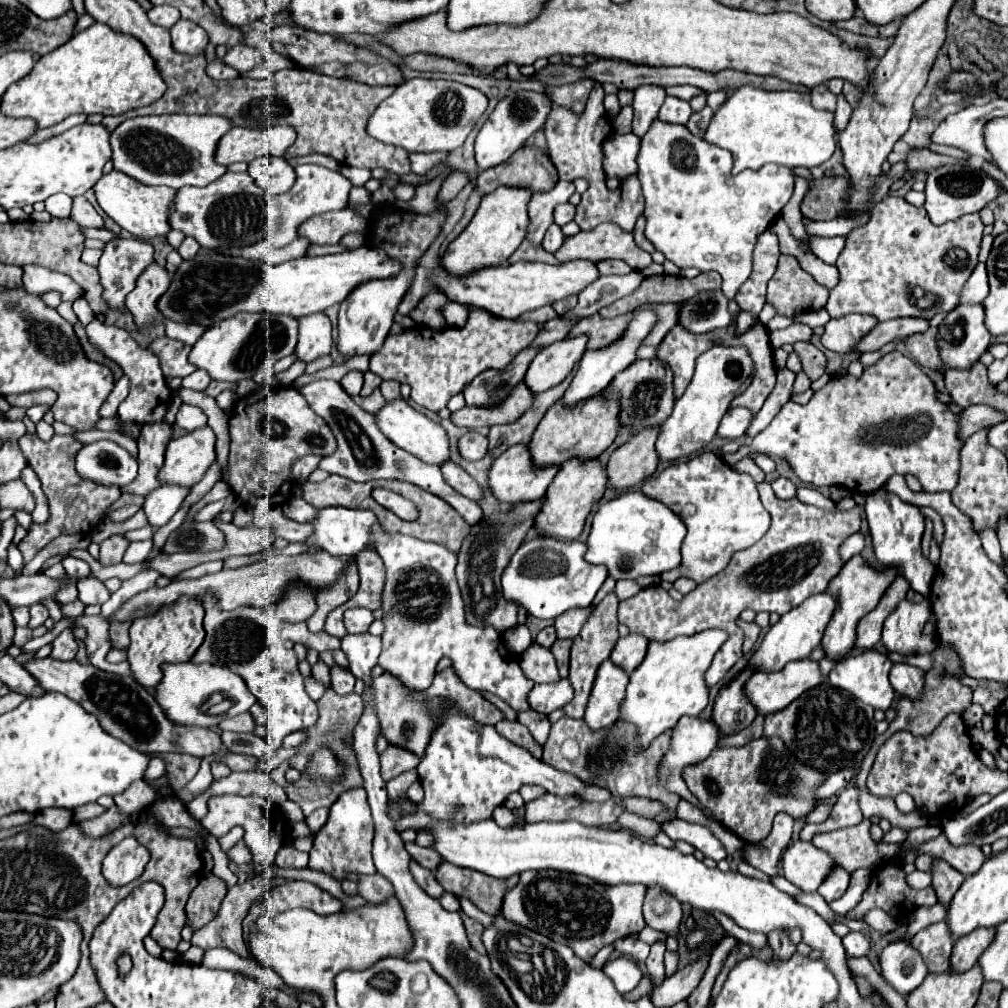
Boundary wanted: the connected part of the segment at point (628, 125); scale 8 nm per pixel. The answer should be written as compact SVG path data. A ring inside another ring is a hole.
M632 106L622 108L622 112L620 112L620 114L616 116L616 120L614 120L614 130L616 130L616 132L622 132L622 134L632 132L632 116L634 116Z

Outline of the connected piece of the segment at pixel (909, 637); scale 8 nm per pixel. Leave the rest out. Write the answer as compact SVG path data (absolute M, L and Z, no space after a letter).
M902 600L896 610L892 610L884 622L882 642L890 652L916 654L932 652L934 636L922 636L922 628L930 618L930 604L912 604Z

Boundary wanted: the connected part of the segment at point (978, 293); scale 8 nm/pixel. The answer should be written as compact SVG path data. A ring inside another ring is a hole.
M978 262L972 276L968 278L966 288L962 288L962 302L964 304L978 304L988 296L988 278L984 262Z

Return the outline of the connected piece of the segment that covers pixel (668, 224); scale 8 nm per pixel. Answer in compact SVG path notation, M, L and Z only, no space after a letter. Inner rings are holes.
M662 120L654 122L646 138L642 138L636 164L638 164L638 180L642 184L642 192L646 198L644 236L654 244L658 252L666 256L666 260L674 262L678 268L694 266L702 272L708 270L718 272L722 276L722 292L726 294L726 298L732 300L738 288L752 274L752 252L758 236L770 226L774 218L780 216L780 210L788 204L792 196L794 190L792 170L778 164L766 164L762 166L762 170L748 172L748 176L732 176L730 172L732 156L728 150L710 146L702 138L692 136L686 130L686 126L674 126L666 122L662 124ZM680 144L688 144L690 148L696 148L696 164L690 170L676 166L672 160L672 152Z

